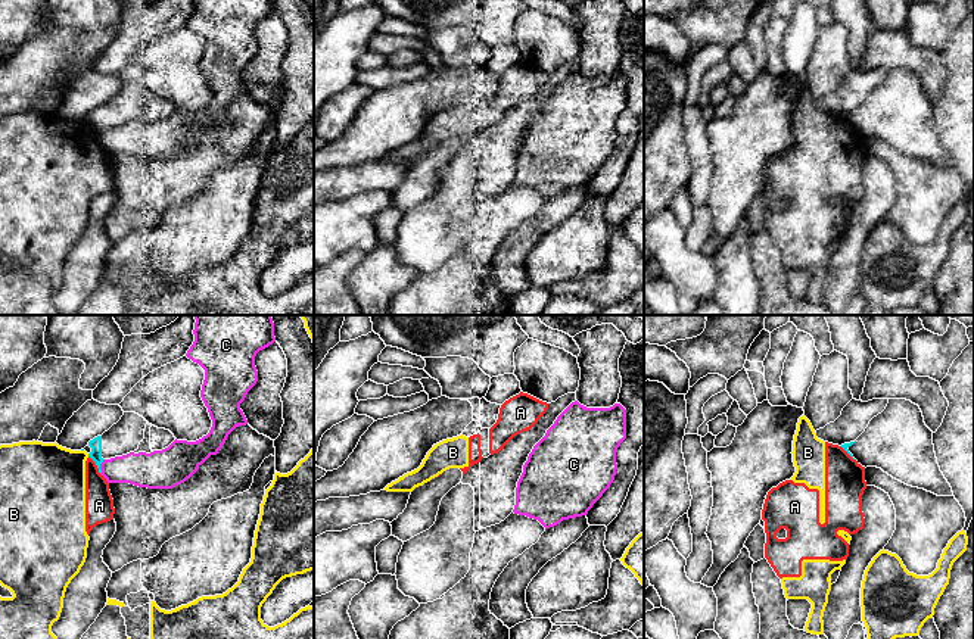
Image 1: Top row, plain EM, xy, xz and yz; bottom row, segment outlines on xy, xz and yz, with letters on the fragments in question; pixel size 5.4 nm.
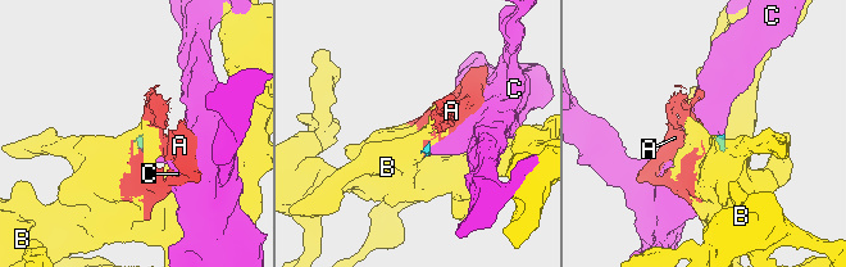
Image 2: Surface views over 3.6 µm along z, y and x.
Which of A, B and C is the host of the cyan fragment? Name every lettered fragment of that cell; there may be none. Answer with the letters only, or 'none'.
none

